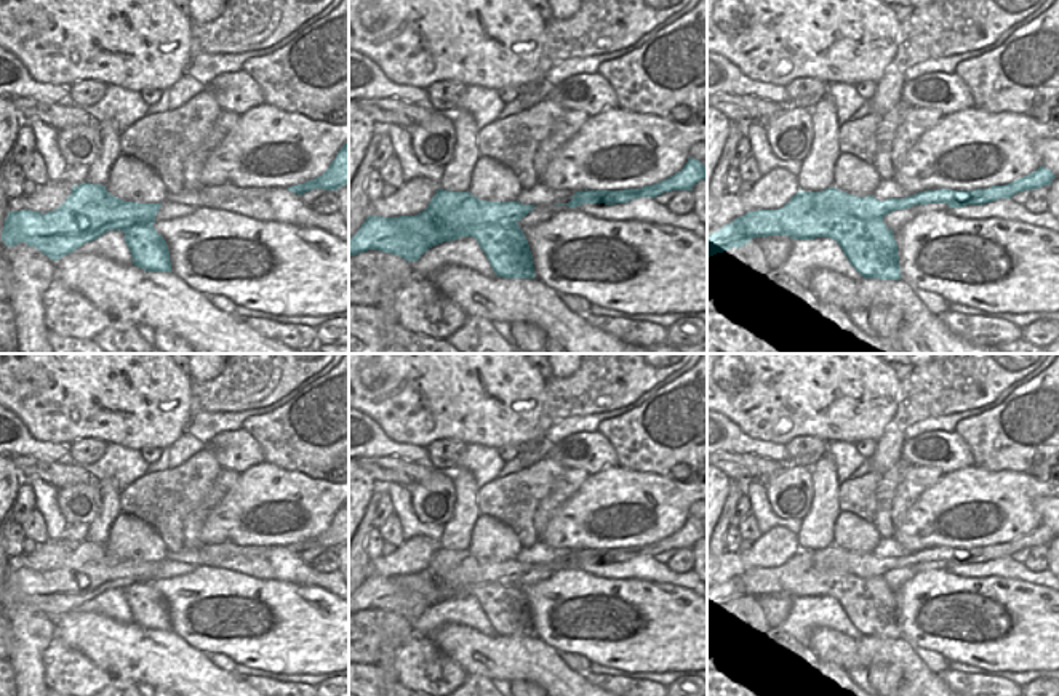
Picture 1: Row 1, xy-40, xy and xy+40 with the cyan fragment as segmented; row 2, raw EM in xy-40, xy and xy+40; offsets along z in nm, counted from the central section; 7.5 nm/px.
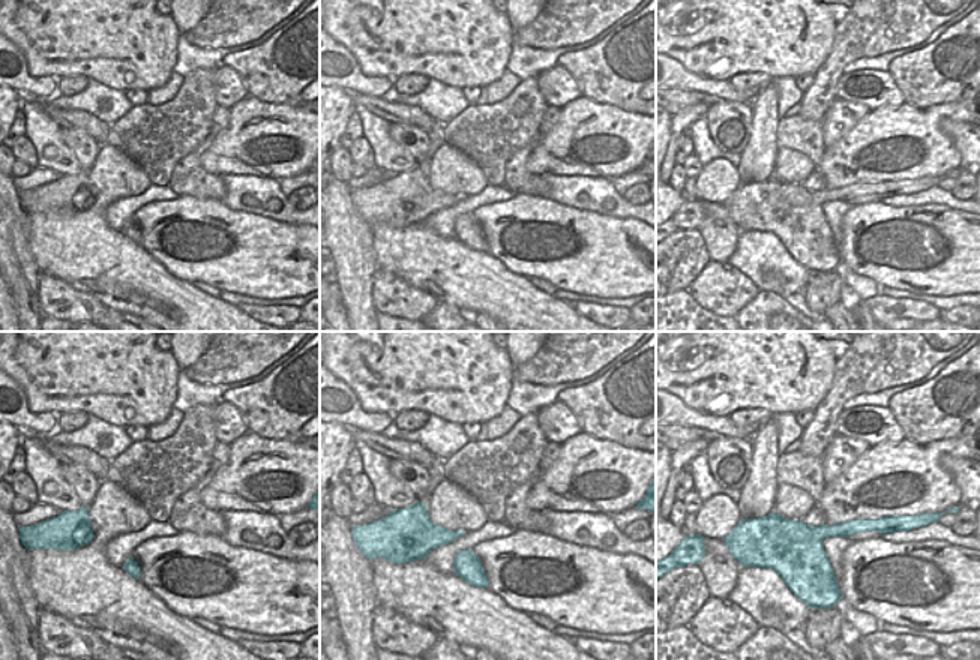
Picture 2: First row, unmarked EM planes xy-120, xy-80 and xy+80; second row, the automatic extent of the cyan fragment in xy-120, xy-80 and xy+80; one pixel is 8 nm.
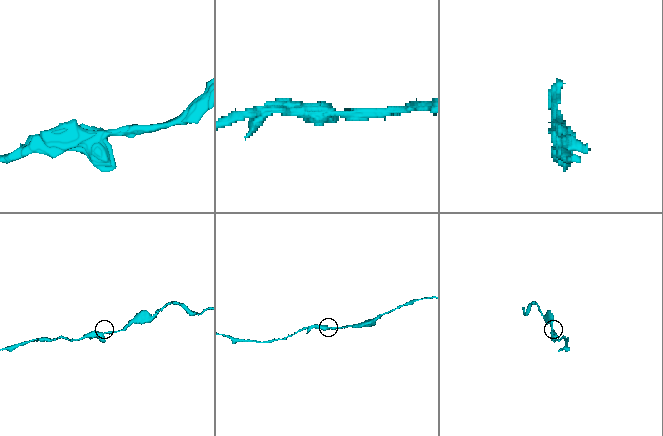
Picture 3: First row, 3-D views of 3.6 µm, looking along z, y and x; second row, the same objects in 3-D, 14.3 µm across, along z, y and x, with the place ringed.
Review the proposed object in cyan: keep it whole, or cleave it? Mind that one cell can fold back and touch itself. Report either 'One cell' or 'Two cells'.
Two cells.

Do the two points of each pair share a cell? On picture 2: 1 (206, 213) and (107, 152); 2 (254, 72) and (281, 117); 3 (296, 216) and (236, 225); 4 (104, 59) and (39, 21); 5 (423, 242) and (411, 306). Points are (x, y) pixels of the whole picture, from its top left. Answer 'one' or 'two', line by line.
1: two
2: two
3: two
4: one
5: two

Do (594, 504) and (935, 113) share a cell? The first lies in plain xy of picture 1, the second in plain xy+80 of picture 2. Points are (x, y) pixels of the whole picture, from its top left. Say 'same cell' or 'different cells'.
same cell

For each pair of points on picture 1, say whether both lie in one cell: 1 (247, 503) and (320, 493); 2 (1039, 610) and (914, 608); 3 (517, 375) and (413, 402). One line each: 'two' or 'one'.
1: one
2: one
3: one

